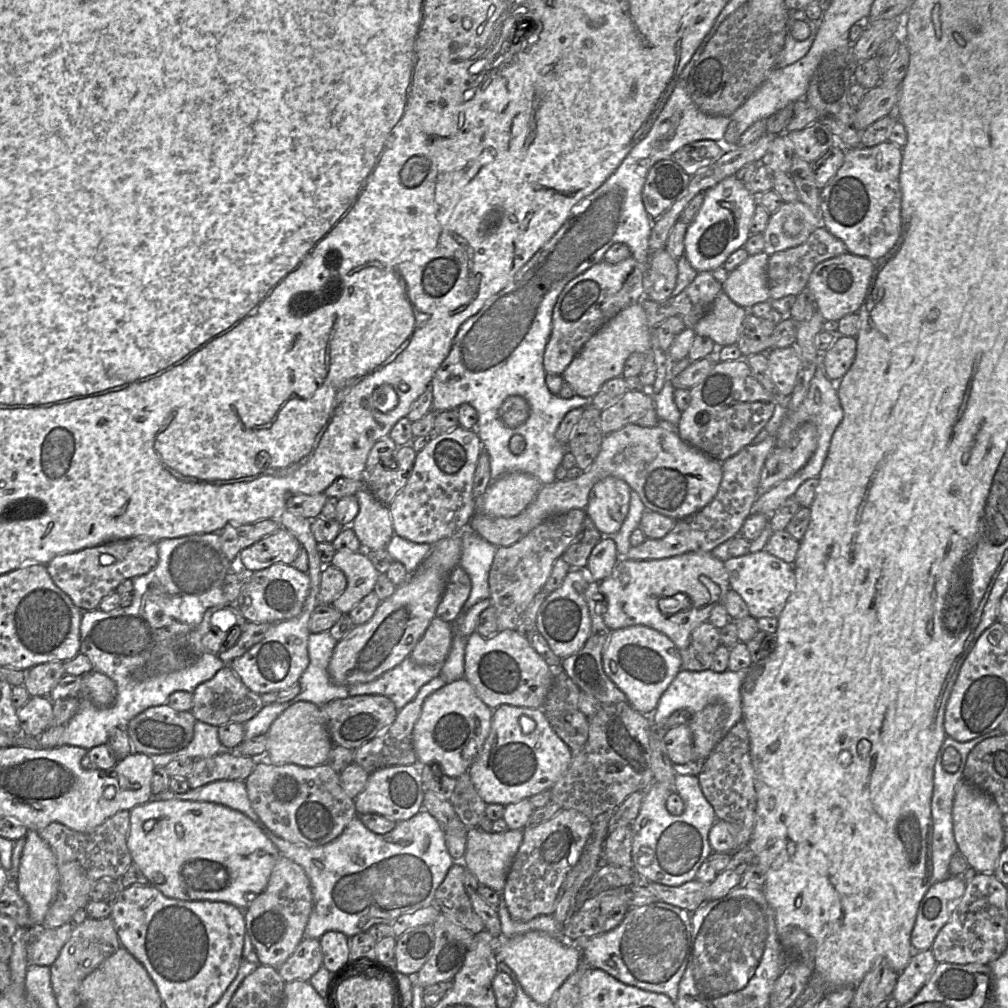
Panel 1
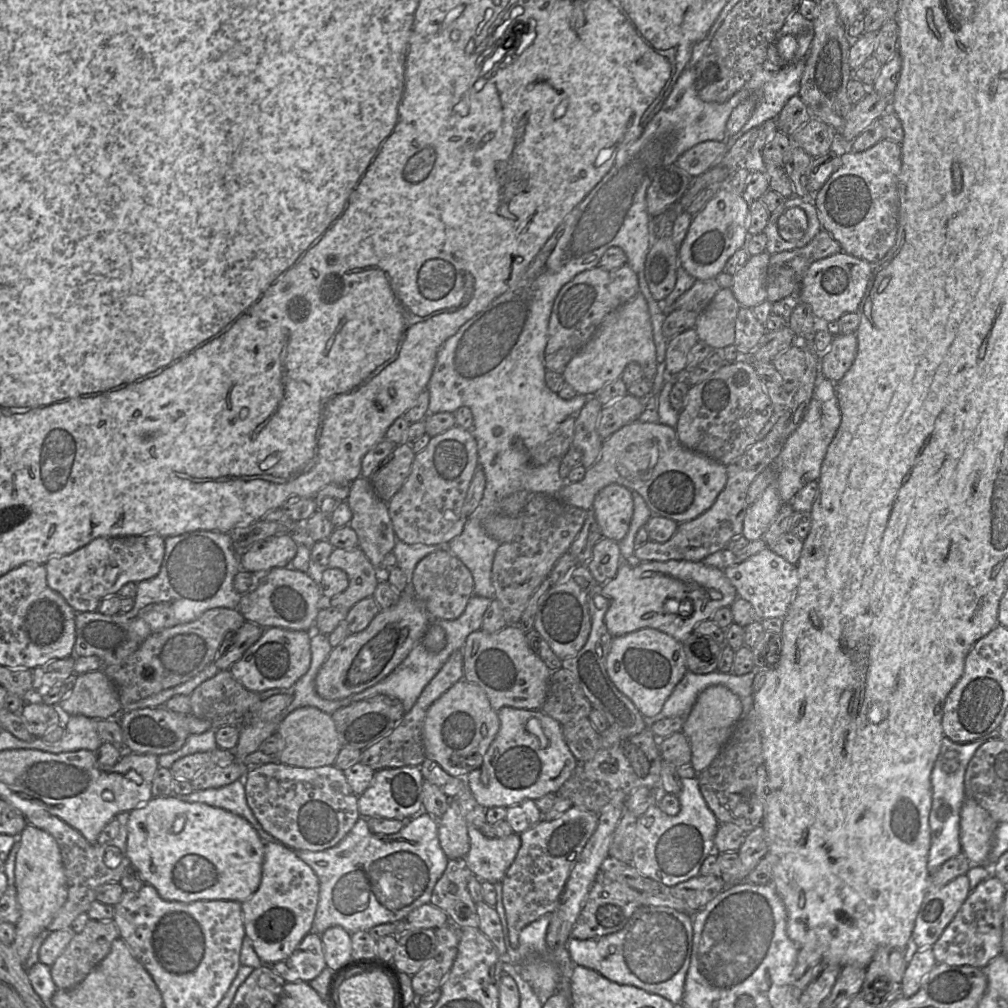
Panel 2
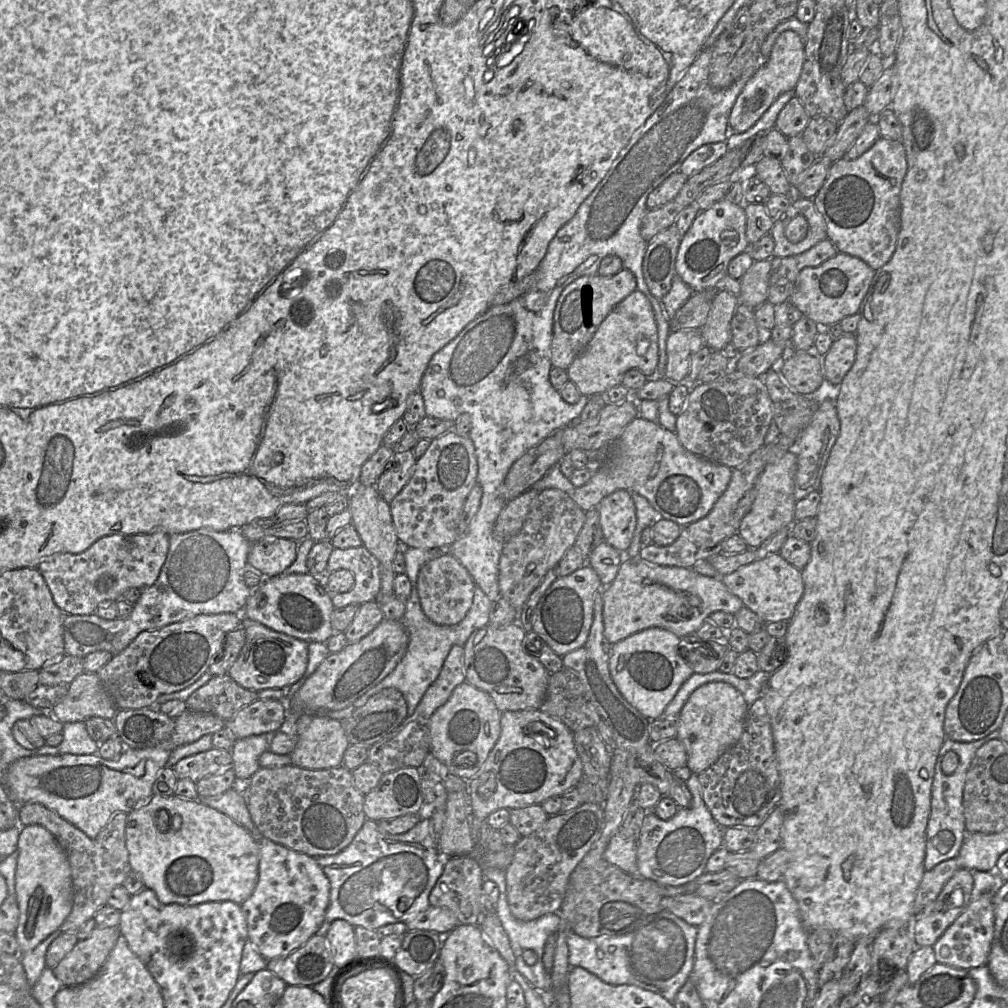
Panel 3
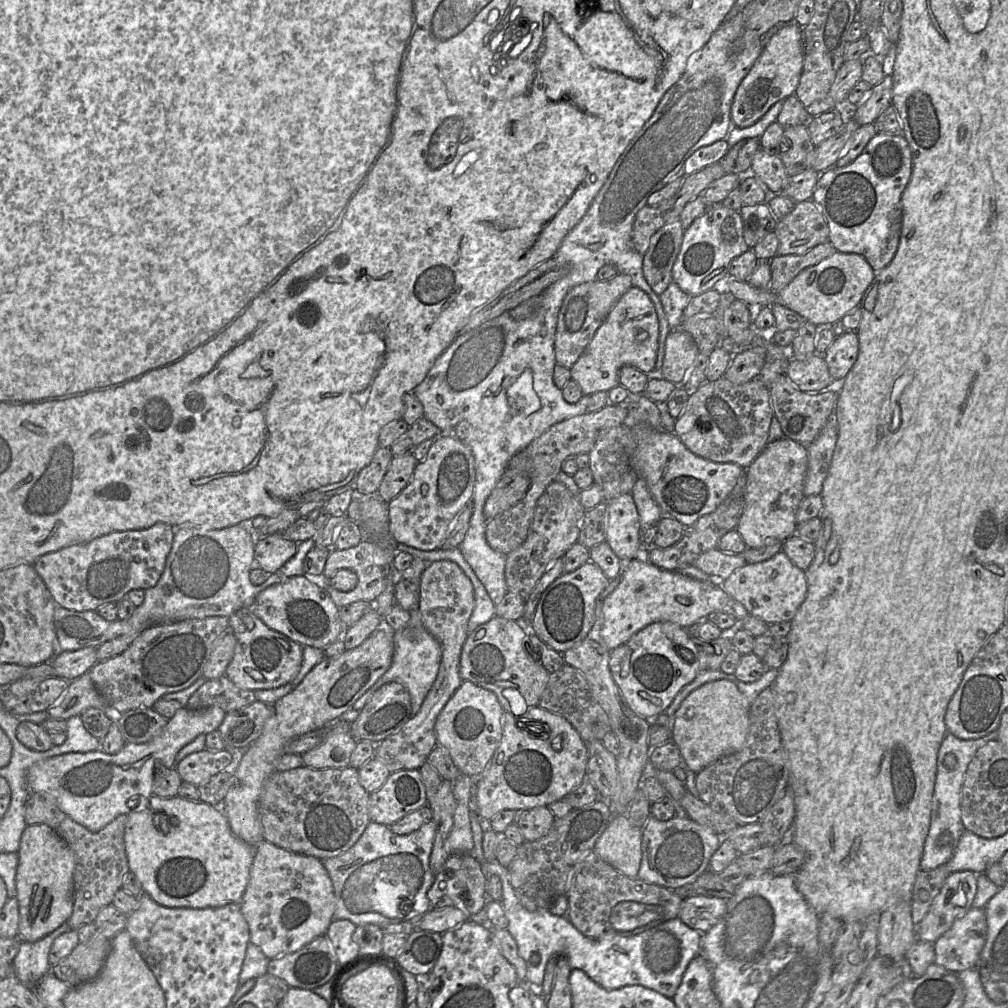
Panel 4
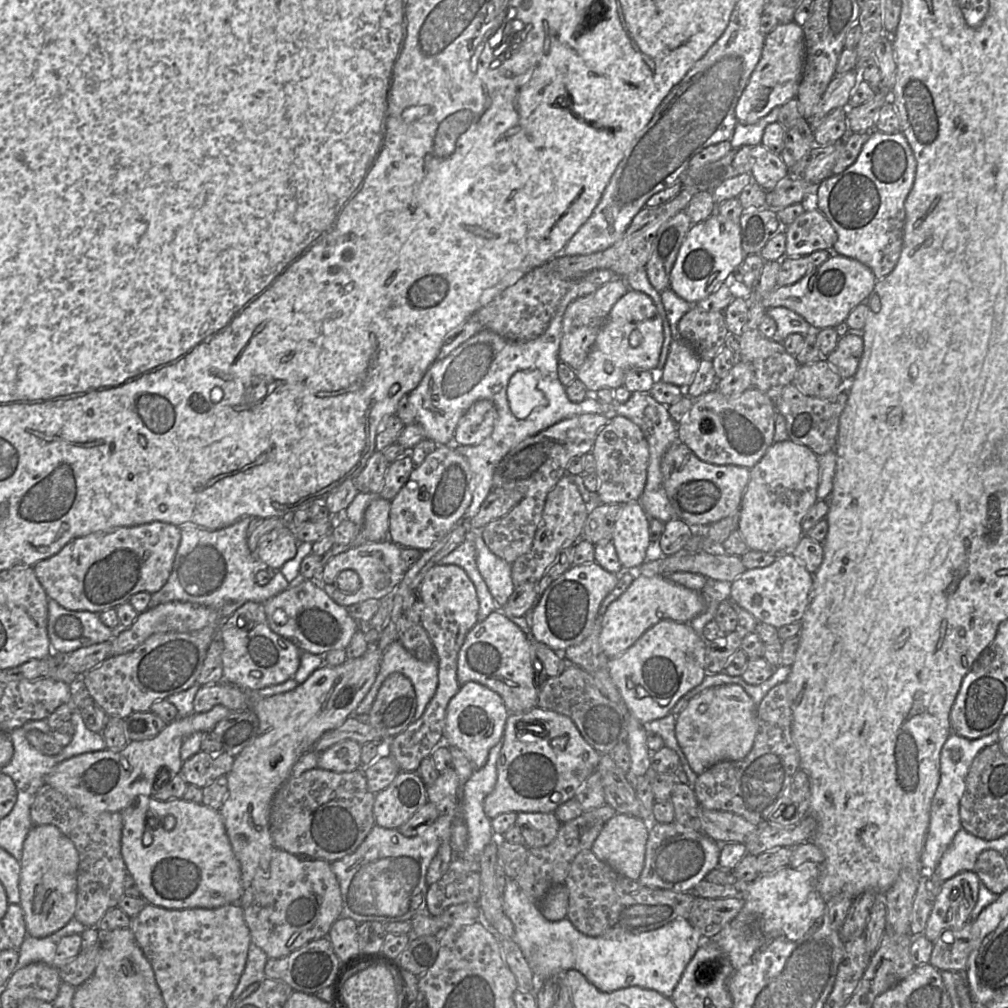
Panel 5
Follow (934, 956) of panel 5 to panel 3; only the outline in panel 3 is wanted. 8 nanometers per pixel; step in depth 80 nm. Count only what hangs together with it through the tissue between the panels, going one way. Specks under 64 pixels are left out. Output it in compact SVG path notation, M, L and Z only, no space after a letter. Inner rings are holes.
M987 892L976 900L971 900L967 908L955 919L934 943L936 962L950 967L969 970L985 965L994 935L993 892Z

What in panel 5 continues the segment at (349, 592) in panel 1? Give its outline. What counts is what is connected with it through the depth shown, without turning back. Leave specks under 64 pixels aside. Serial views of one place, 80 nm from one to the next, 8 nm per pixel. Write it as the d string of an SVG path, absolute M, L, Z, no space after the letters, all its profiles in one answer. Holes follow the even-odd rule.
M385 539L350 548L333 556L324 565L321 584L325 584L322 586L322 589L333 601L345 608L368 599L380 600L387 595L393 594L408 569L401 558L401 549L400 546L391 540ZM347 569L356 571L360 578L360 588L352 594L342 592L334 585L338 574Z

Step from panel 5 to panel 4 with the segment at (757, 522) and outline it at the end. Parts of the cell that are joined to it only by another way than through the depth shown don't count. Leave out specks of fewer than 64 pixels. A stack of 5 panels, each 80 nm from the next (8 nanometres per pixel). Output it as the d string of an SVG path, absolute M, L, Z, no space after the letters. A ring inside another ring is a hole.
M787 437L768 443L745 470L744 510L736 527L747 548L758 548L769 540L784 542L796 535L796 513L804 496L808 465L807 448Z

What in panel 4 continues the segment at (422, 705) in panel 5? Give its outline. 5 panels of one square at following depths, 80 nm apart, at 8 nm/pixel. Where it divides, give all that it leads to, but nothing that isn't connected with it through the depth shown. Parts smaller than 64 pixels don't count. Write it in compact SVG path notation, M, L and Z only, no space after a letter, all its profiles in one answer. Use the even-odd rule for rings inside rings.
M415 608L410 613L410 621L407 628L393 632L394 653L389 669L372 685L354 704L353 708L360 711L370 700L373 694L384 684L399 682L408 691L411 699L411 714L414 716L420 710L421 705L433 685L440 666L442 649L435 639L425 628L421 613Z

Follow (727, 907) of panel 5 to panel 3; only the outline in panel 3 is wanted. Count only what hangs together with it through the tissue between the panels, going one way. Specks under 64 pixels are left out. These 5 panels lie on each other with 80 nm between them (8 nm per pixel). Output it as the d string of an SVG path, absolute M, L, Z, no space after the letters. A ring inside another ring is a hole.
M696 894L679 896L663 896L661 905L685 922L693 926L700 926L709 915L713 901Z

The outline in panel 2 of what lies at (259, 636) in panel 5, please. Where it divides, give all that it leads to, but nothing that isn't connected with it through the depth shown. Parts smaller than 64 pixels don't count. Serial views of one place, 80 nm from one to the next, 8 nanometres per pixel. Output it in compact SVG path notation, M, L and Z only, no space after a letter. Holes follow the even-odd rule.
M280 627L265 628L261 637L228 669L248 690L261 693L268 689L290 690L310 666L310 636L314 631Z

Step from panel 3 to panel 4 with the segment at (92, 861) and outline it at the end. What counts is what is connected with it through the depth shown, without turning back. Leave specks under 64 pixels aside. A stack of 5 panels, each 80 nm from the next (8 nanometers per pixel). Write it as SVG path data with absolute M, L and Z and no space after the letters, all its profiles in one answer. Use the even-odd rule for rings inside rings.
M35 792L26 801L25 821L27 825L48 825L74 853L74 903L72 915L67 921L71 930L95 923L100 910L112 904L115 894L122 888L123 880L130 871L124 843L127 815L116 817L98 832L91 832L68 816L51 795Z

